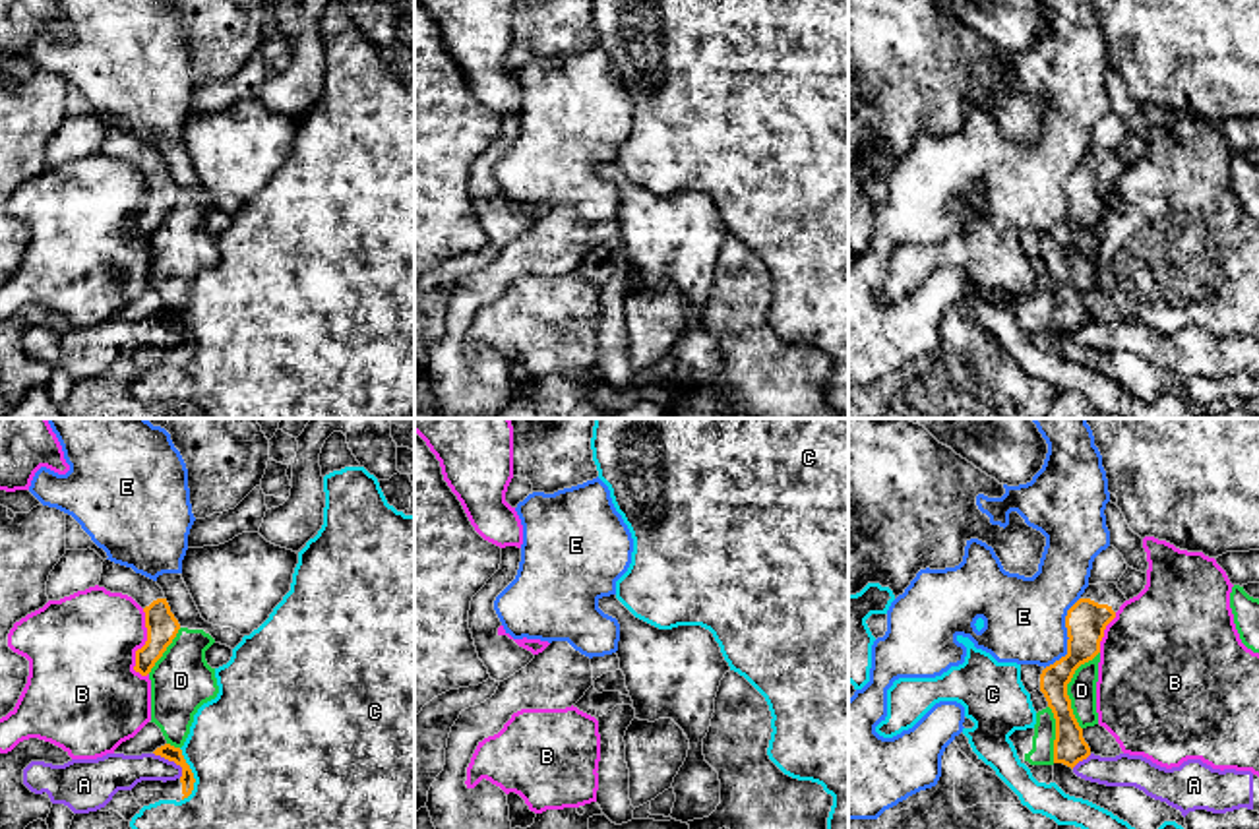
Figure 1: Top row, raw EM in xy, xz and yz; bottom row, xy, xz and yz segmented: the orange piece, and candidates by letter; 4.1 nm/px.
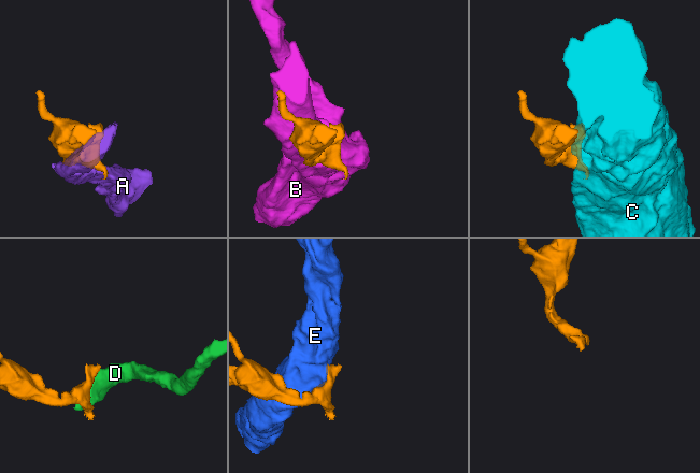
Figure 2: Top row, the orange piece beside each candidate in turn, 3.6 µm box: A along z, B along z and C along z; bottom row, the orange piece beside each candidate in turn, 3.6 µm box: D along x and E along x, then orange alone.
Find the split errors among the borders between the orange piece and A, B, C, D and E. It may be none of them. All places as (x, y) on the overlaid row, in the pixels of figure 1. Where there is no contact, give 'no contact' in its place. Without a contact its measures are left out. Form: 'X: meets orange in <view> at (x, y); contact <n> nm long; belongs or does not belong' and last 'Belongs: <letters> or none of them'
A: meets orange in xy at (171, 760); contact 160 nm long; does not belong
B: meets orange in xy at (146, 644); contact 280 nm long; does not belong
C: meets orange in xy at (192, 775); contact 220 nm long; does not belong
D: meets orange in yz at (1066, 688); contact 340 nm long; does not belong
E: meets orange in yz at (1068, 636); contact 340 nm long; does not belong
Belongs: none of them

